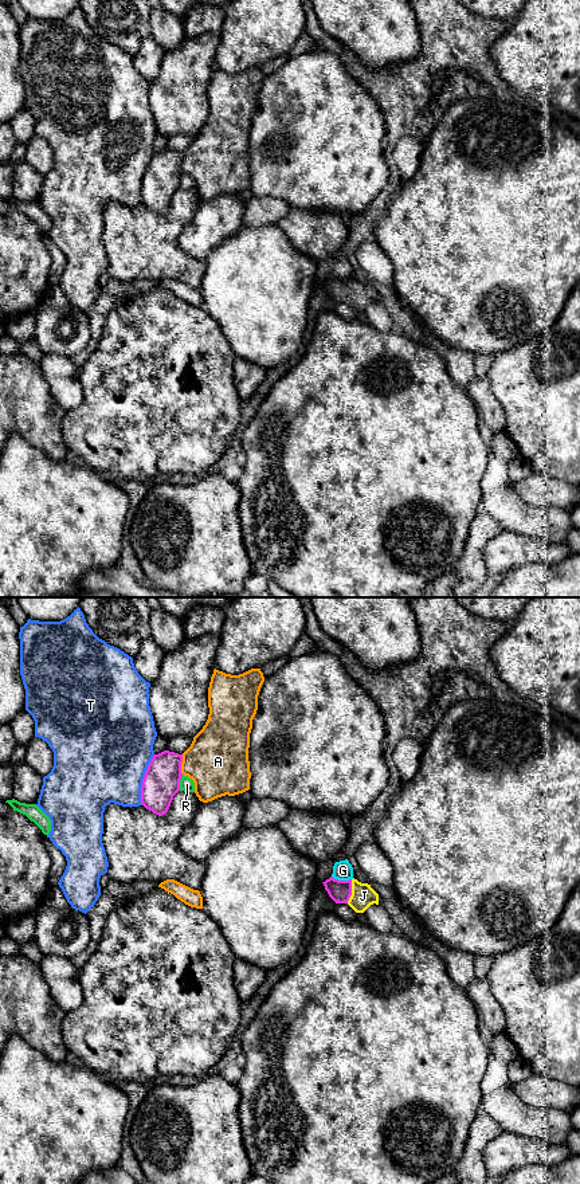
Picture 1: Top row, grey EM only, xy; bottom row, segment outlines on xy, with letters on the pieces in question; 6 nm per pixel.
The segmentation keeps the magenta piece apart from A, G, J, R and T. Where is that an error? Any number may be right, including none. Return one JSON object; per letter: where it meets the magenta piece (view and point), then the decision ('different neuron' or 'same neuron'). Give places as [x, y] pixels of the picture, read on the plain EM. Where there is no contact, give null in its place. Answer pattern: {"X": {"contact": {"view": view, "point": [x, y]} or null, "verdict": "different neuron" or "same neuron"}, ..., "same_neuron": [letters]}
{"A": {"contact": {"view": "xy", "point": [180, 163]}, "verdict": "different neuron"}, "G": {"contact": {"view": "xy", "point": [341, 279]}, "verdict": "different neuron"}, "J": {"contact": {"view": "xy", "point": [351, 290]}, "verdict": "same neuron"}, "R": {"contact": {"view": "xy", "point": [179, 181]}, "verdict": "different neuron"}, "T": {"contact": {"view": "xy", "point": [142, 179]}, "verdict": "different neuron"}, "same_neuron": ["J"]}

